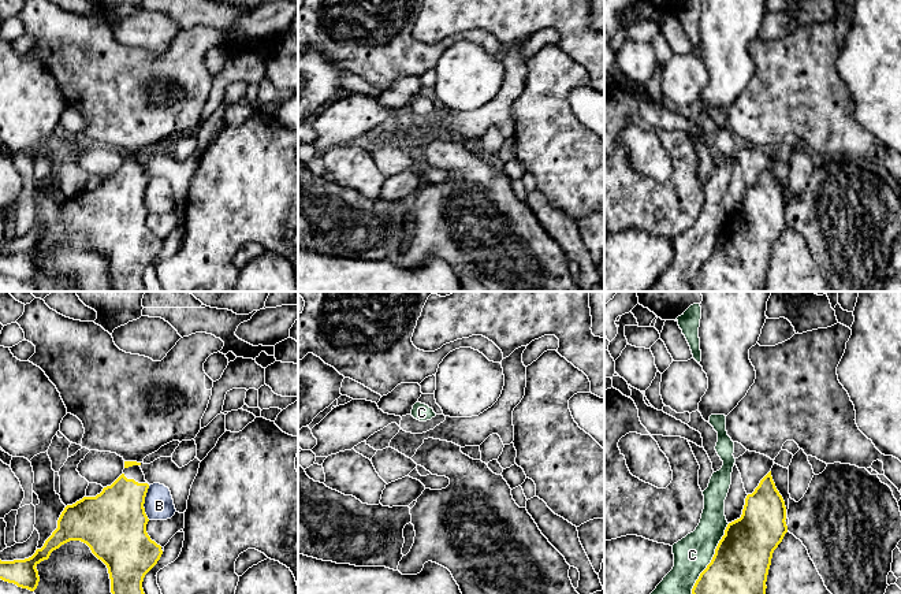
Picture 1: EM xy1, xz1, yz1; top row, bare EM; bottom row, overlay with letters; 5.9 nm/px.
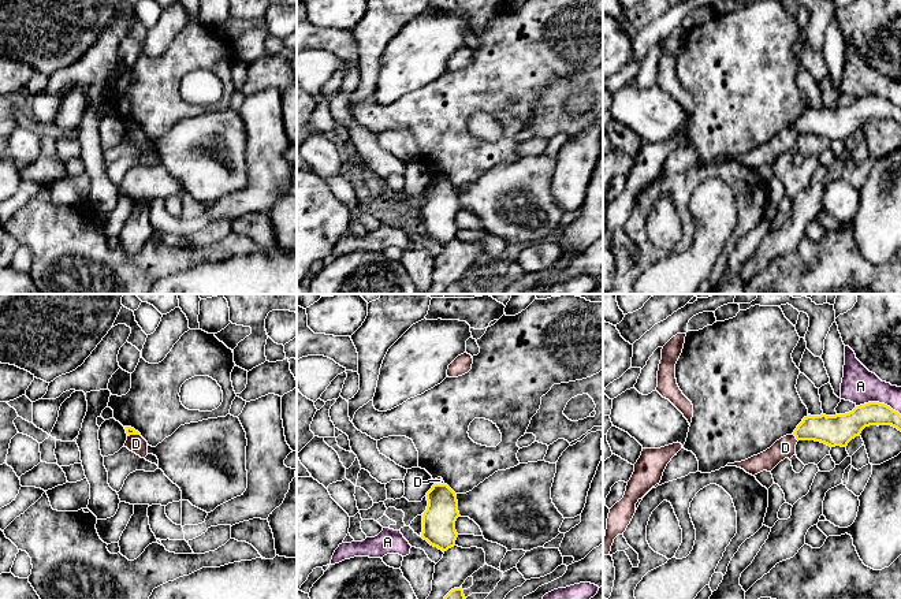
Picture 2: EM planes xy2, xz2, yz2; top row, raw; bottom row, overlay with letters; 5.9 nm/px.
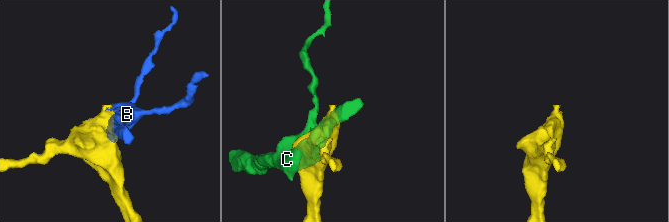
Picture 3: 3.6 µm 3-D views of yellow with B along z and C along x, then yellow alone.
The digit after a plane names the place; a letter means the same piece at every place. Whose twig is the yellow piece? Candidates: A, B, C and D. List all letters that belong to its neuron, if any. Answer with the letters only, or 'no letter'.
no letter

